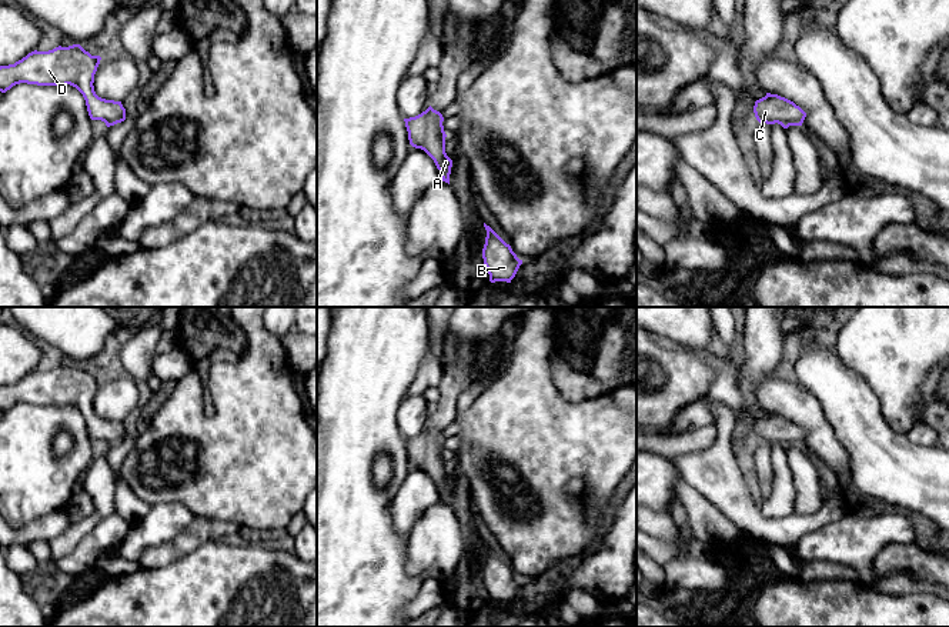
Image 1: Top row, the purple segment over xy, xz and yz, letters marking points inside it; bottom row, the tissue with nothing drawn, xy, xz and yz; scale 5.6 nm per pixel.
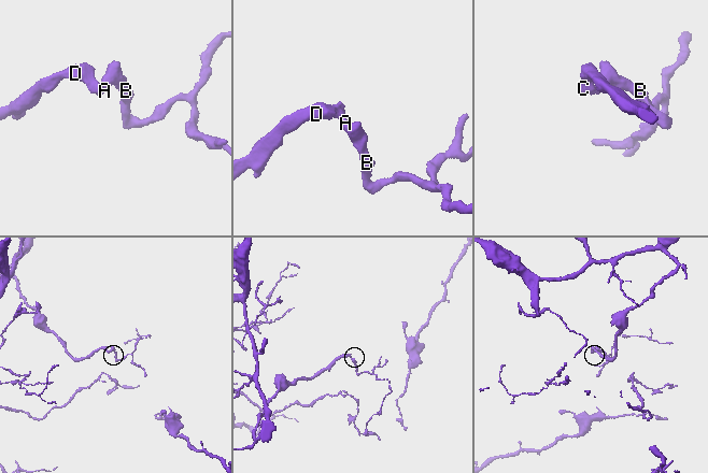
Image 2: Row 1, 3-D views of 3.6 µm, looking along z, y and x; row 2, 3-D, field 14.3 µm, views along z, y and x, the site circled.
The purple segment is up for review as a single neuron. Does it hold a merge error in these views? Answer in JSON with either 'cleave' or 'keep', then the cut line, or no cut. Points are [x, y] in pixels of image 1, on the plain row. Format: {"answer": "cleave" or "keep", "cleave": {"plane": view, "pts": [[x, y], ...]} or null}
{"answer": "keep", "cleave": null}

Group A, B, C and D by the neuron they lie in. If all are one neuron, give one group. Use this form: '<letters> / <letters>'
A B C D

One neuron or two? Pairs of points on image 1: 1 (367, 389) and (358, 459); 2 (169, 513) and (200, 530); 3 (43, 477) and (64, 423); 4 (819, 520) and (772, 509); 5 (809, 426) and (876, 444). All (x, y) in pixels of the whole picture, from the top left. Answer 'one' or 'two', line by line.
1: one
2: two
3: one
4: two
5: two

